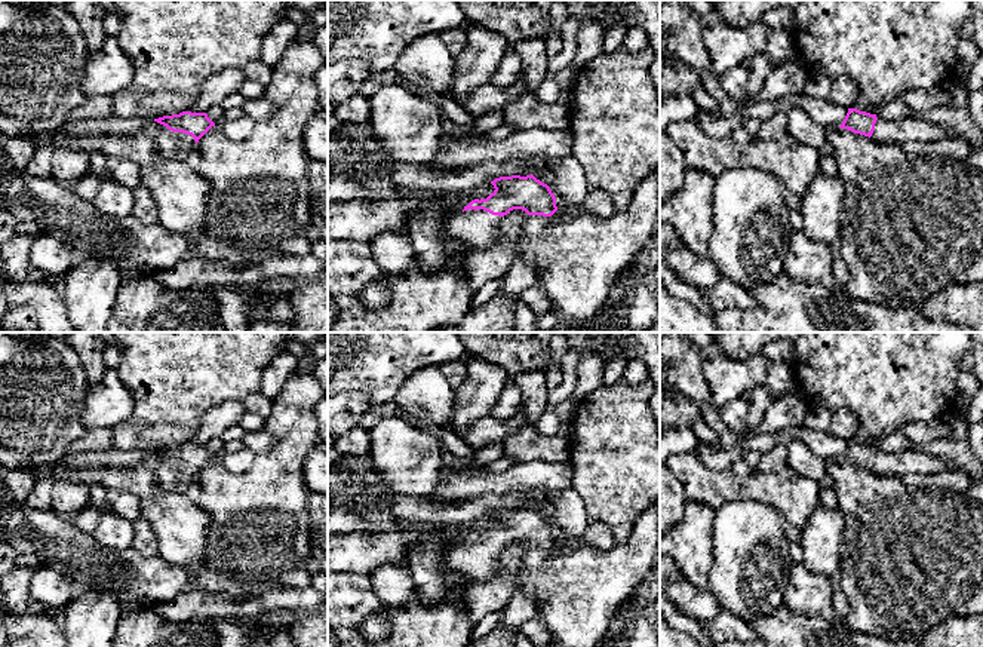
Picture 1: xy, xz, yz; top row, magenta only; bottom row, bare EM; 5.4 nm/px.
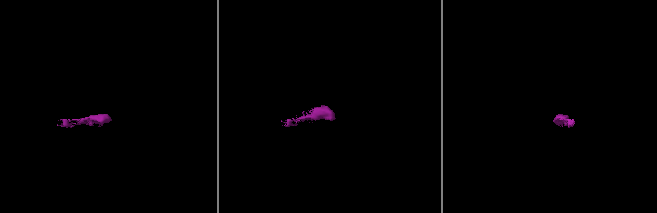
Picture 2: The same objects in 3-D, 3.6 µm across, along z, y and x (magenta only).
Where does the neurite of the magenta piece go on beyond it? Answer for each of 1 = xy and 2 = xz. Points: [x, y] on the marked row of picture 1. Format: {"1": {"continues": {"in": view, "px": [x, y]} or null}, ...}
{"1": {"continues": {"in": "xy", "px": [154, 143]}}, "2": {"continues": {"in": "xz", "px": [578, 260]}}}

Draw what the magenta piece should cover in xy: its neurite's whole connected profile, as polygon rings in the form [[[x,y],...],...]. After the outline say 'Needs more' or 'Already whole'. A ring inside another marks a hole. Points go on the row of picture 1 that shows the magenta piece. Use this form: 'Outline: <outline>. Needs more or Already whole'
Outline: [[[182,111],[154,119],[132,134],[86,134],[82,137],[49,132],[53,147],[101,153],[117,160],[132,160],[139,166],[166,162],[185,162],[188,153],[215,123],[206,113]]]. Needs more

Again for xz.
Outline: [[[660,169],[636,187],[627,209],[615,211],[609,218],[581,212],[556,226],[550,224],[550,217],[557,211],[556,197],[532,174],[500,177],[466,193],[470,203],[460,214],[446,218],[448,236],[469,246],[488,246],[498,236],[500,223],[510,211],[525,211],[528,217],[523,223],[525,243],[520,257],[541,276],[557,313],[578,326],[600,313],[615,277],[652,245],[652,233],[660,224]]]. Needs more

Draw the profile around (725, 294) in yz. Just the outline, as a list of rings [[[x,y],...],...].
[[[721,275],[713,288],[698,289],[703,298],[715,309],[752,309],[756,301],[741,285]]]

